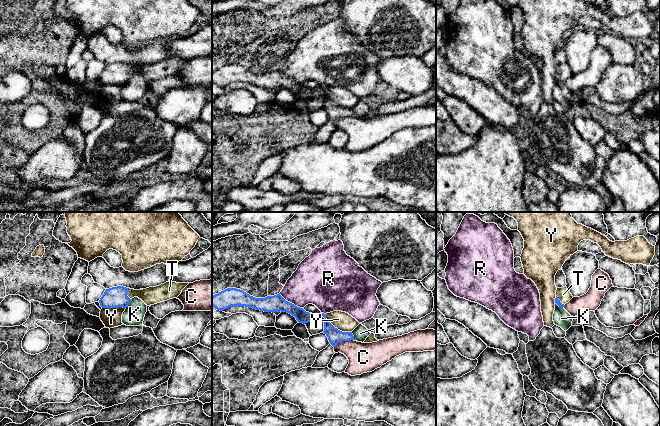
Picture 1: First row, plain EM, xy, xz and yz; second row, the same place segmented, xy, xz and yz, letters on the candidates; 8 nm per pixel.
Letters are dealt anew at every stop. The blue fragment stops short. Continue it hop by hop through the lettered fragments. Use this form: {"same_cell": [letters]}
{"same_cell": ["T"]}

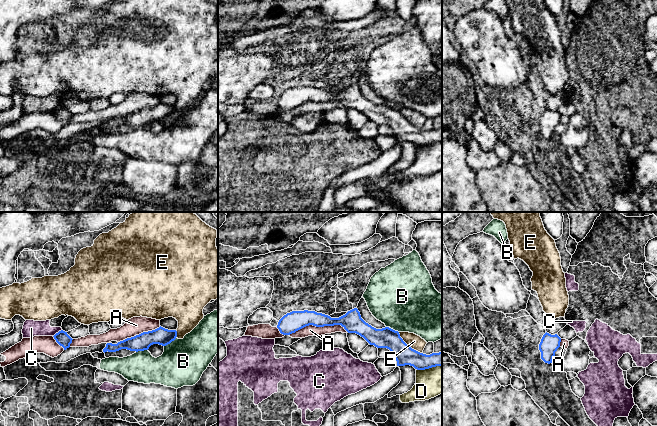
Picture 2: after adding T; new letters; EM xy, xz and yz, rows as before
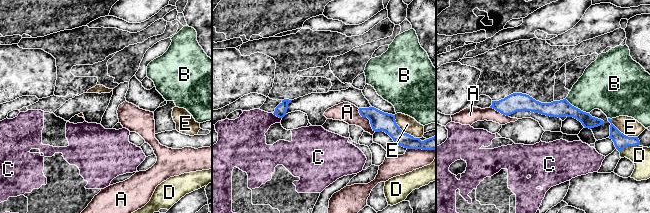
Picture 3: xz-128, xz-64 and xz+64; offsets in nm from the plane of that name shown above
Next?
{"same_cell": []}

